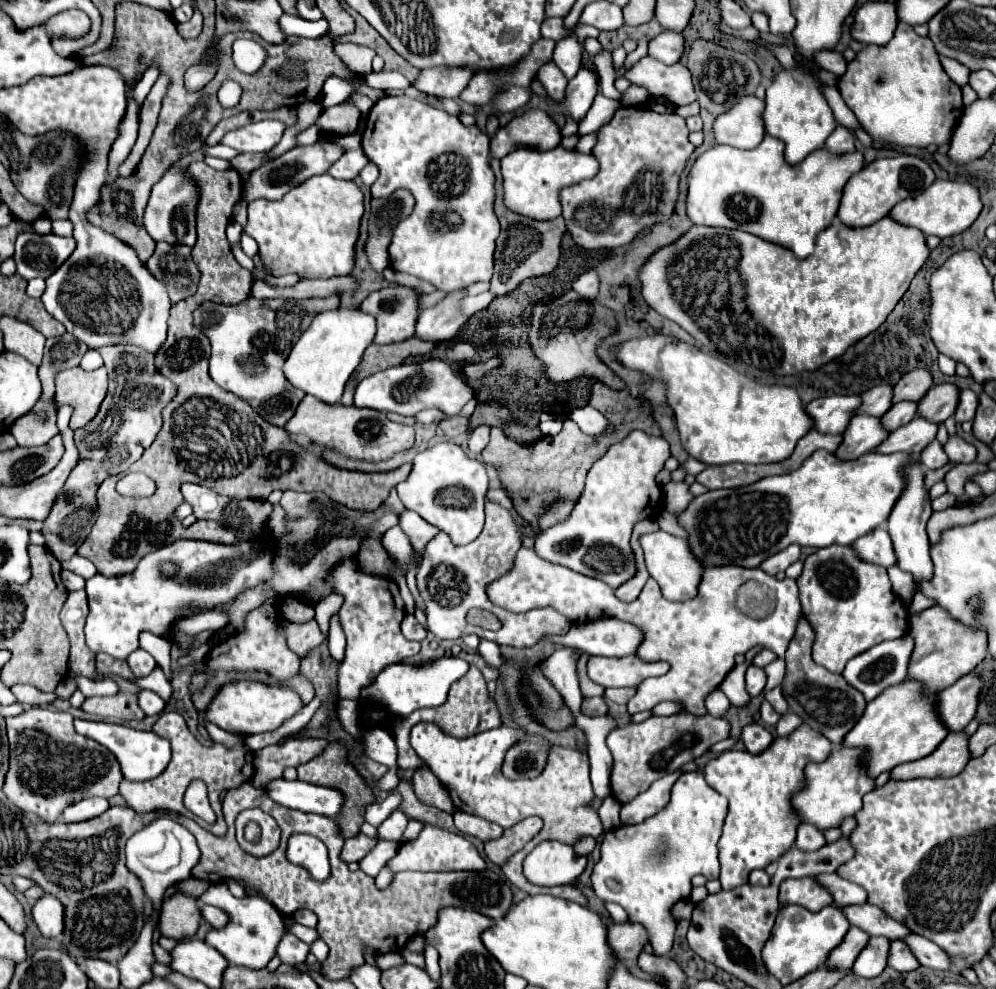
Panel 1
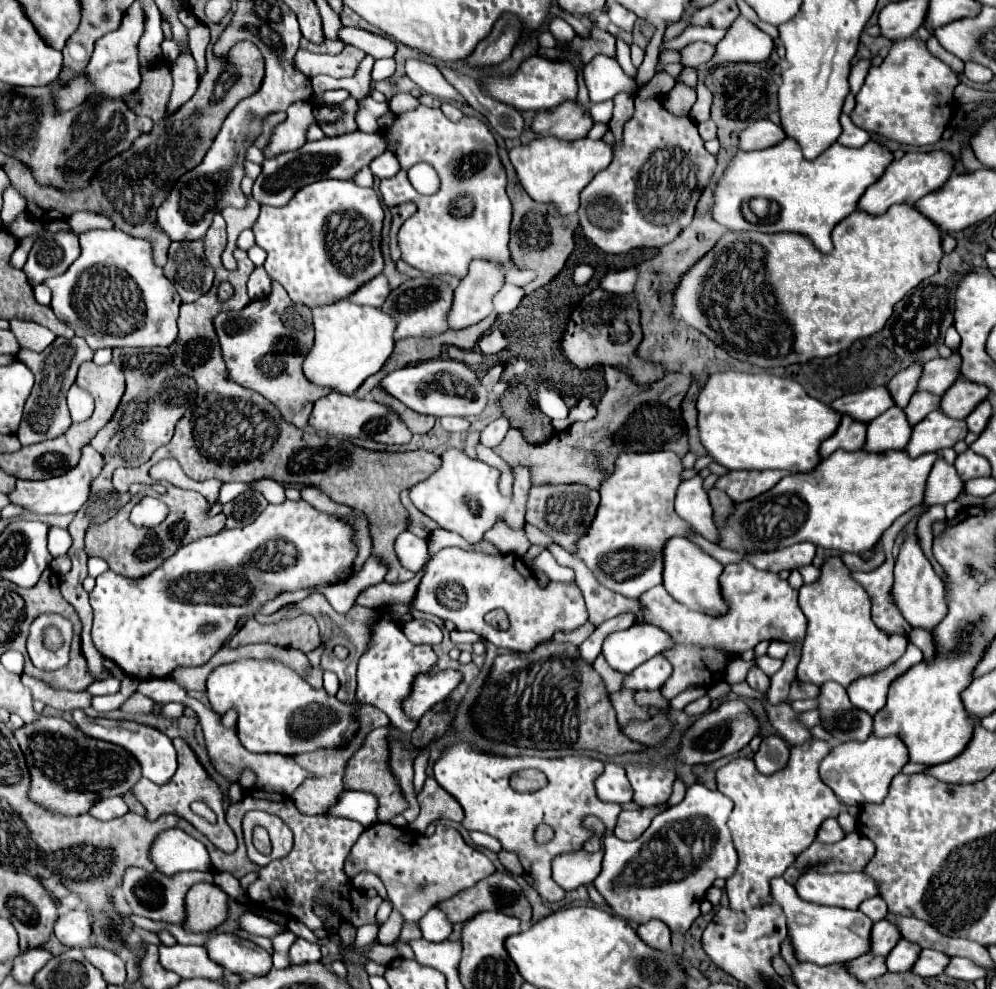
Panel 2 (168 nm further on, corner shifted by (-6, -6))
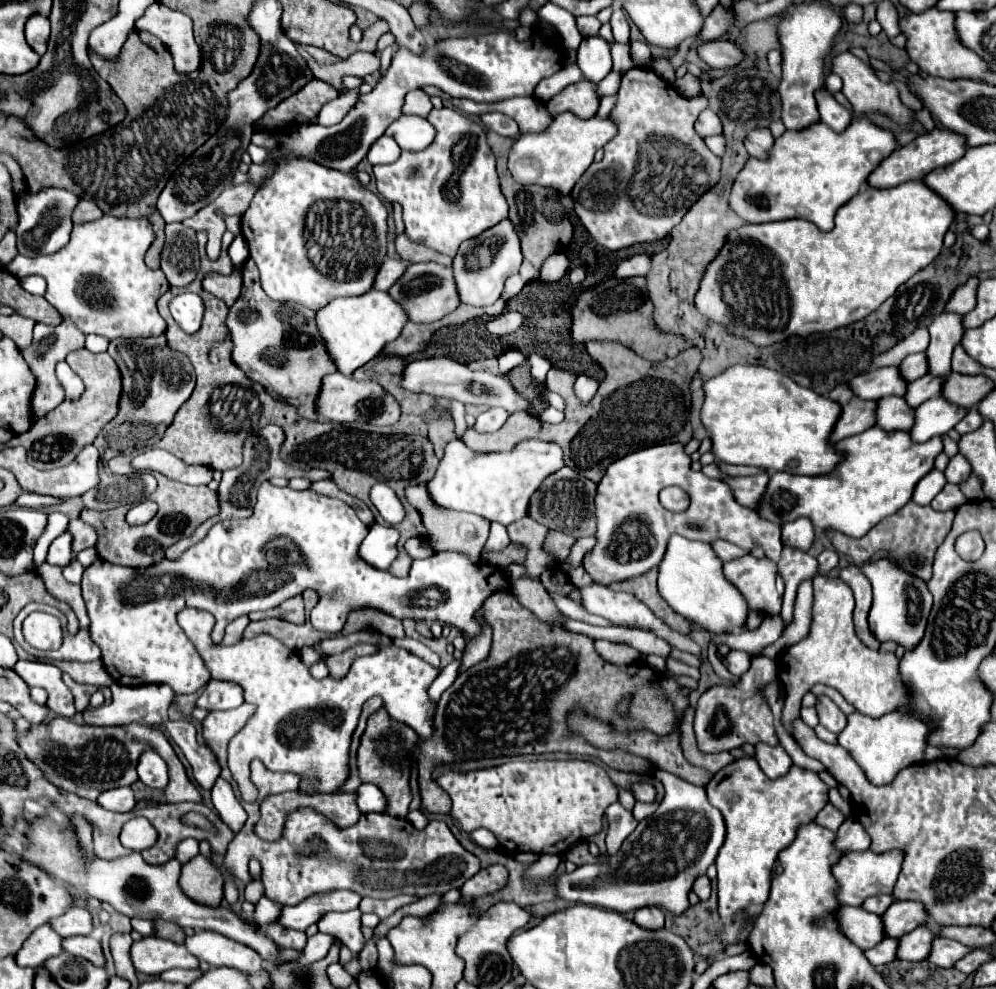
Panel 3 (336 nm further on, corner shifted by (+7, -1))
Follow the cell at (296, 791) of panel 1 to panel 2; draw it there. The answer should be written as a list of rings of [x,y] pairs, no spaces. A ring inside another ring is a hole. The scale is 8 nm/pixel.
[[[348,790],[338,798],[338,802],[328,810],[328,814],[356,820],[360,824],[366,824],[368,828],[378,820],[376,810],[378,810],[378,798],[374,794]]]

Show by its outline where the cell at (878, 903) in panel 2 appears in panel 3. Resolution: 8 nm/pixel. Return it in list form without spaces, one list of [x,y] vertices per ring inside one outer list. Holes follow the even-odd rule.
[[[873,895],[873,897],[865,899],[861,907],[863,907],[865,911],[869,911],[869,913],[875,913],[875,915],[883,915],[891,903],[893,903],[891,895]]]

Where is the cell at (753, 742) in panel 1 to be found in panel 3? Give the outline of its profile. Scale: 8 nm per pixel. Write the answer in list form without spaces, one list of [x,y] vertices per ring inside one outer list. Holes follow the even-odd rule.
[[[757,743],[755,745],[755,755],[753,759],[759,763],[761,771],[769,777],[769,779],[777,779],[783,773],[789,771],[789,767],[793,765],[793,761],[789,759],[789,755],[785,755],[785,749],[781,745],[767,745],[767,743]]]

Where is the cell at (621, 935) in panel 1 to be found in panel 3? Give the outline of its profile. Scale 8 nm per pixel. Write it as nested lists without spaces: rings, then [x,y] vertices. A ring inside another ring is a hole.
[[[643,907],[643,909],[635,911],[633,921],[643,929],[659,931],[659,929],[663,929],[663,911],[659,907]]]

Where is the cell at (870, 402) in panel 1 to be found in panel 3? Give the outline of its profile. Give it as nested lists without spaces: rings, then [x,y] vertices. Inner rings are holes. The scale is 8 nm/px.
[[[913,353],[907,355],[901,363],[899,363],[899,373],[901,377],[911,383],[919,377],[923,377],[927,373],[927,363],[925,363],[925,353]]]

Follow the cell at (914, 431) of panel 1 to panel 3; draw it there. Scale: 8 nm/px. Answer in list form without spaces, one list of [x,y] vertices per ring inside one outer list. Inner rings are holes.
[[[943,397],[929,399],[915,409],[915,425],[909,435],[915,443],[925,443],[933,437],[949,433],[963,417],[965,409],[947,403]]]

